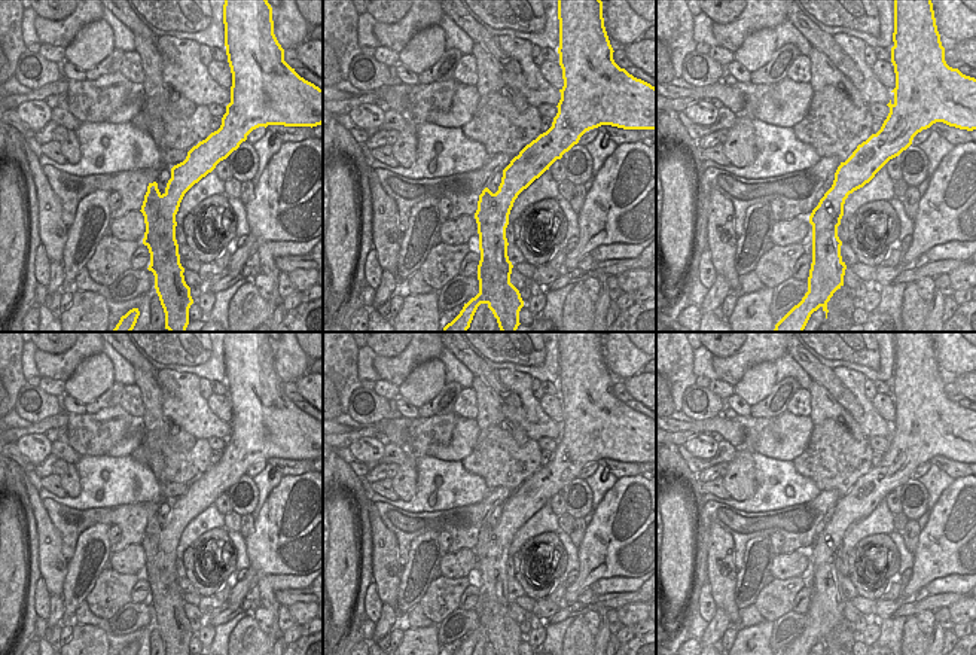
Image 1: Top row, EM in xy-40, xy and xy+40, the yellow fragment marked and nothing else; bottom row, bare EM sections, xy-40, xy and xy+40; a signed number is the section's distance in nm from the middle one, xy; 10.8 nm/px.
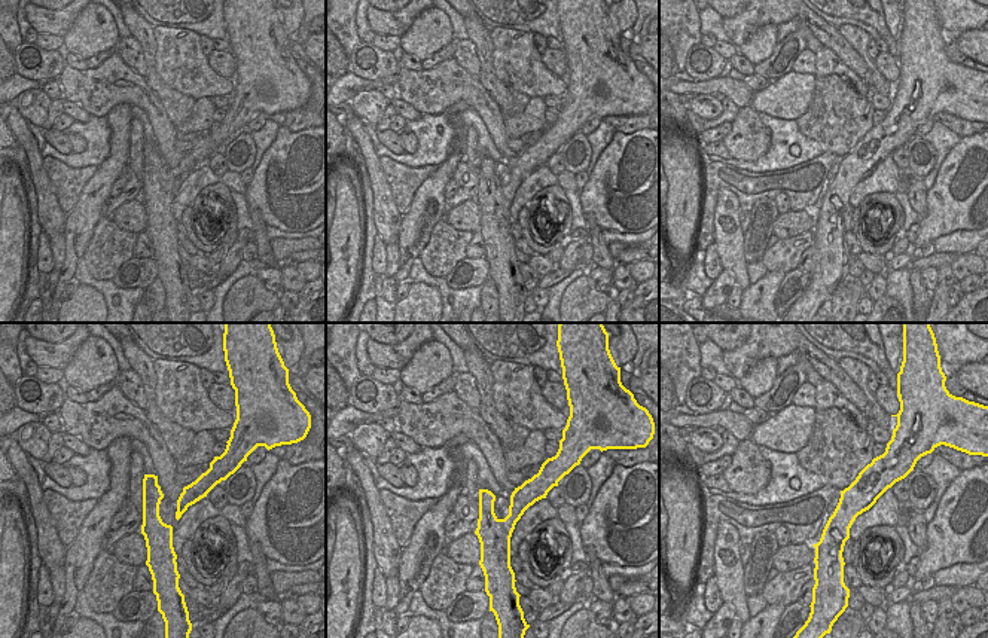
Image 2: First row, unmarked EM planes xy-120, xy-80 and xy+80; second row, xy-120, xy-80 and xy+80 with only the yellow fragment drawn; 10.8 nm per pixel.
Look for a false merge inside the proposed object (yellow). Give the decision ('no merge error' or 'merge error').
merge error

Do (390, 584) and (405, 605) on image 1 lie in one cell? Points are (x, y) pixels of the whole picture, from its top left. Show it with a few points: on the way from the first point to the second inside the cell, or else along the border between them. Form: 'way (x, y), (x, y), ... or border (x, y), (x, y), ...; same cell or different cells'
border (403, 566), (397, 591), (397, 609); different cells

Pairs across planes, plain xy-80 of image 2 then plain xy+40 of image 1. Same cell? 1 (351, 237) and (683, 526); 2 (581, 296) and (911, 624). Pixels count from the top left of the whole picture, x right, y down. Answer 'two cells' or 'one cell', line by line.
1: one cell
2: one cell

